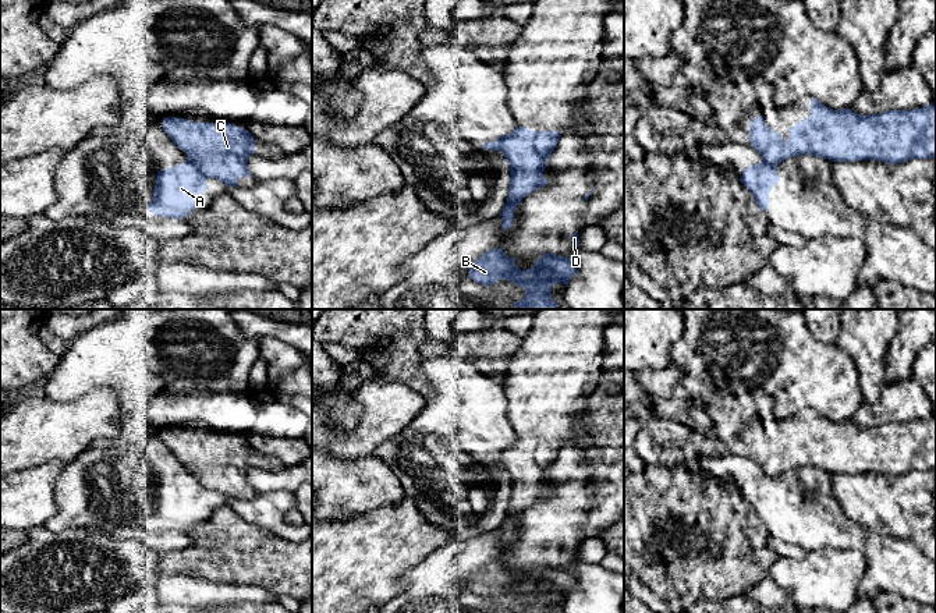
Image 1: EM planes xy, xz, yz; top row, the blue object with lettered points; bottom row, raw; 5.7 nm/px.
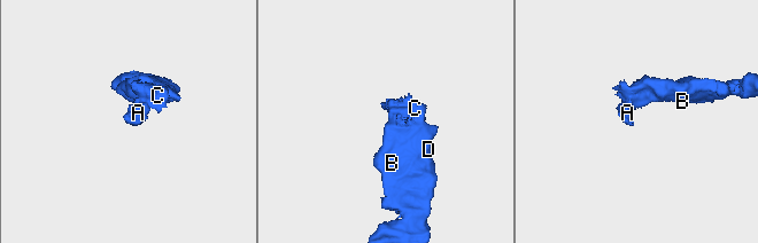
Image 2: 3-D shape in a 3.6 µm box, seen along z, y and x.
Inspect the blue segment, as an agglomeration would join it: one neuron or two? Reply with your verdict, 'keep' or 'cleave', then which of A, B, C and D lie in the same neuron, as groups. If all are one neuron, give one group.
cleave | A / B C D

